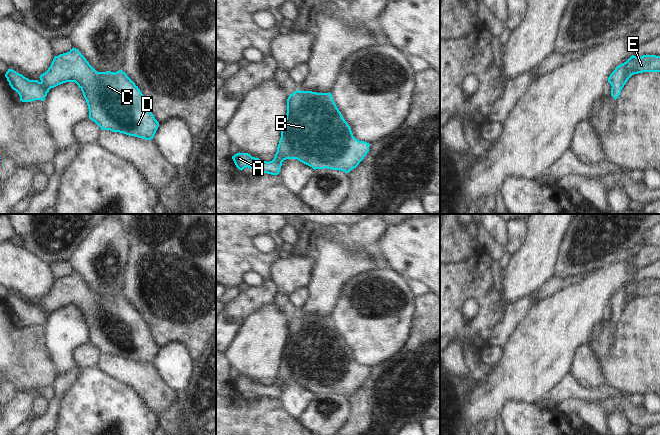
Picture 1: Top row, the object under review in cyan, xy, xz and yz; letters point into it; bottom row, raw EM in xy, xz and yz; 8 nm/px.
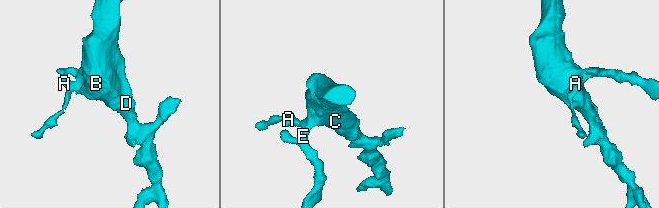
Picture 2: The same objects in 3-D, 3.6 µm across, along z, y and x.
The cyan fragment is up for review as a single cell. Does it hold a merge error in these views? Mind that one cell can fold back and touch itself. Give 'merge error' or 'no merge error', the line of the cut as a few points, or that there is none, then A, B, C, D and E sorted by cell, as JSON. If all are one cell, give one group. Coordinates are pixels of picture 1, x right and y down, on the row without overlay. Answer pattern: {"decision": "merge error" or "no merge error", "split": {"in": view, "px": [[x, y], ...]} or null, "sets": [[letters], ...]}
{"decision": "no merge error", "split": null, "sets": [["A", "B", "C", "D", "E"]]}

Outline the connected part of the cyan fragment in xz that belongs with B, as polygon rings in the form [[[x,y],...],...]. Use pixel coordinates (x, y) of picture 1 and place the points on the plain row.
[[[296,314],[287,323],[287,337],[277,376],[272,385],[262,385],[248,377],[237,377],[232,383],[239,394],[248,391],[260,397],[278,399],[282,386],[297,383],[316,393],[341,394],[349,397],[356,392],[369,376],[370,368],[357,364],[350,350],[337,332],[331,317]]]

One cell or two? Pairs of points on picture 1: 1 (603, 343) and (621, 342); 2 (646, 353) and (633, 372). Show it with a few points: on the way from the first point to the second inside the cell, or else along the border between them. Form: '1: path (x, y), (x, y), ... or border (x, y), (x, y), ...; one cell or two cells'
1: border (615, 324), (613, 346), (602, 362); two cells
2: path (644, 358), (635, 367); one cell

